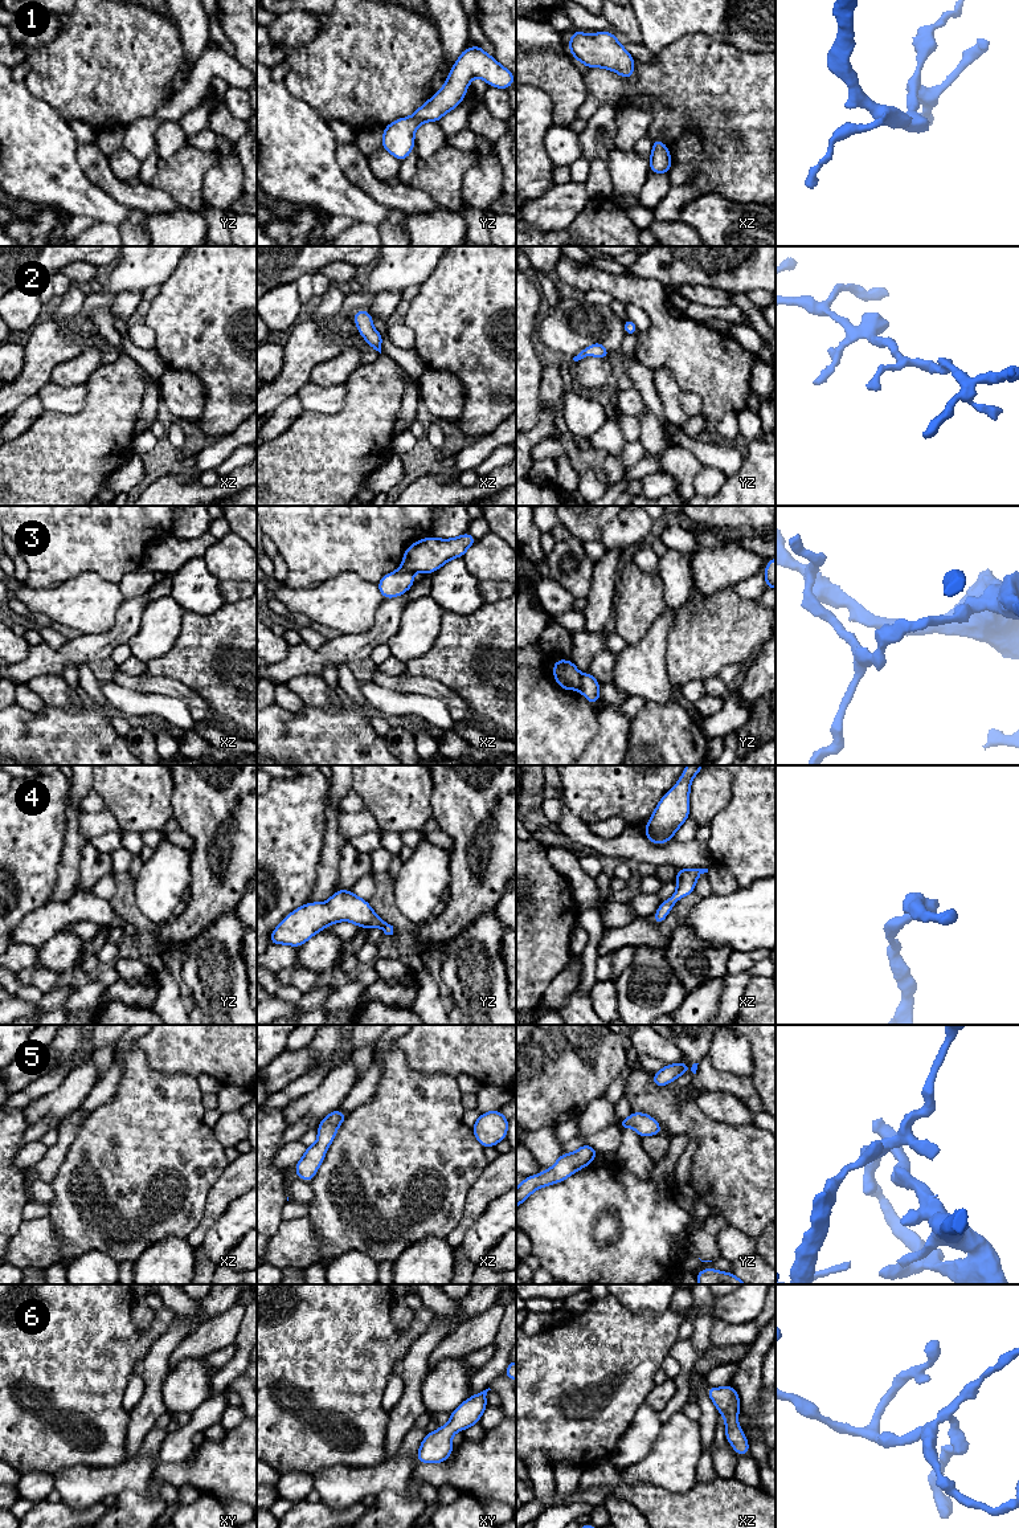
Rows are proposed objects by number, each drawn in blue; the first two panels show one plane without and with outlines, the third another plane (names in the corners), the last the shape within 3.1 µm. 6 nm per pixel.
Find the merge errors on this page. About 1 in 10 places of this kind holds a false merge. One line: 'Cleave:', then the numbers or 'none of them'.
Cleave: 3

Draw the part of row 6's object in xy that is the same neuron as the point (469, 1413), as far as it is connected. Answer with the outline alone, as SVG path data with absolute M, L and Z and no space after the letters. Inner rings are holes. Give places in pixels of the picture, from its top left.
M490 1388L471 1396L462 1402L451 1414L450 1422L441 1426L433 1433L427 1433L421 1442L417 1462L420 1463L442 1463L453 1453L451 1438L455 1431L463 1431L465 1429L479 1423L479 1419L487 1405L487 1392Z

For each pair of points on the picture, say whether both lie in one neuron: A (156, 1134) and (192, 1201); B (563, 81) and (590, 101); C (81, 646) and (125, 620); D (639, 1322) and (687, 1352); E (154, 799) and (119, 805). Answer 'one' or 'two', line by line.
A: one
B: two
C: one
D: two
E: one

